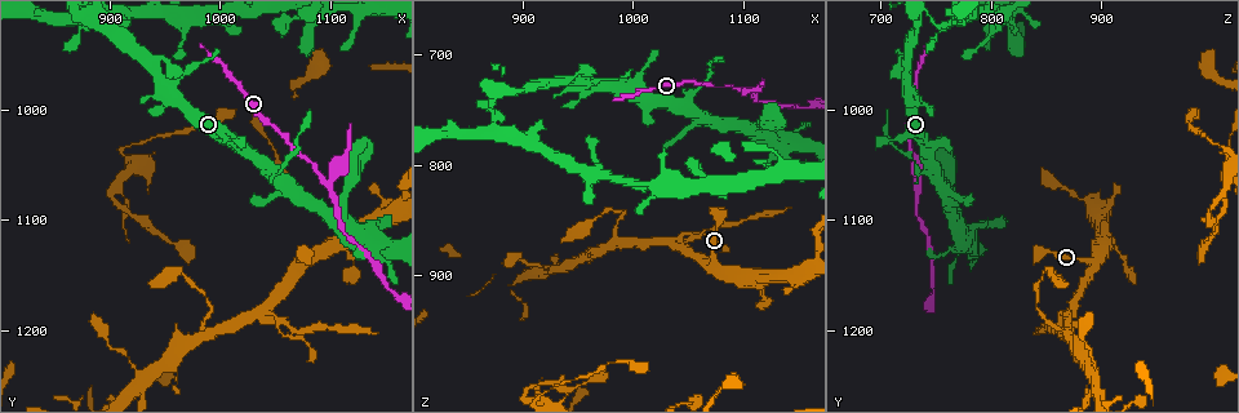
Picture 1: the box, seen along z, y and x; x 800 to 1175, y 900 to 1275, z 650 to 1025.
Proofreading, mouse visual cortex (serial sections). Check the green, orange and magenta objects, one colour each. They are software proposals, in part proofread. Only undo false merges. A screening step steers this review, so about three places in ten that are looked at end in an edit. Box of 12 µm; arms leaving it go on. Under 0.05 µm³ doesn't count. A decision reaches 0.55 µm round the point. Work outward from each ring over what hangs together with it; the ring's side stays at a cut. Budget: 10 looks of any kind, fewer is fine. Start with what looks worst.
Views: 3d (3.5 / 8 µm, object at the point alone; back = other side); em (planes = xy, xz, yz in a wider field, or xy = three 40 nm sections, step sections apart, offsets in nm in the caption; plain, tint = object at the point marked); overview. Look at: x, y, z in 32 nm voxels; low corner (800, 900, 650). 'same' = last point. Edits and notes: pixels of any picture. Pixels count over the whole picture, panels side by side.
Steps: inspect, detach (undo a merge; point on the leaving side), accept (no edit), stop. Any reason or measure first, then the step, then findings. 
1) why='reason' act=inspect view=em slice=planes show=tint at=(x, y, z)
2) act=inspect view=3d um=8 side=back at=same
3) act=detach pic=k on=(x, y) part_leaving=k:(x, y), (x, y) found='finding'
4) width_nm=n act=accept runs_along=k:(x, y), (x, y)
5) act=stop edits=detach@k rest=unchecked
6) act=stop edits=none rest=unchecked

why='narrows sharply' act=inspect view=3d um=3.5 at=(1064, 1196, 862)

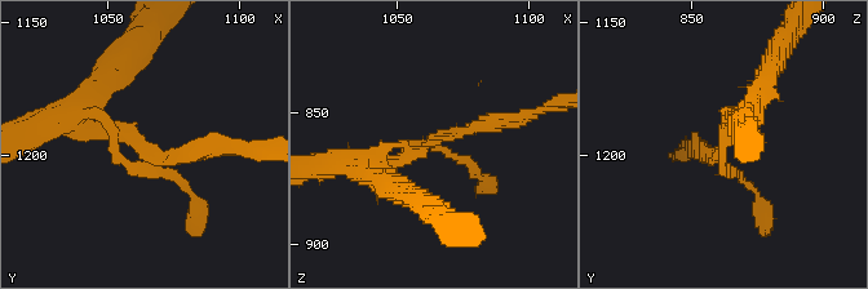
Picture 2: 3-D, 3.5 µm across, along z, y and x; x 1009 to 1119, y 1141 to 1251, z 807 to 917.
why='need the tissue' act=inspect view=em slice=xy step=2 show=tint at=(1064, 1199, 862)

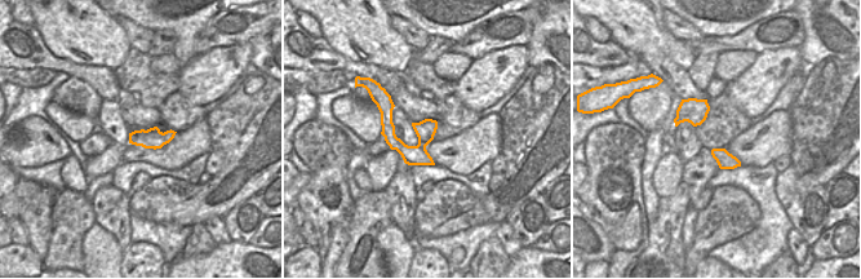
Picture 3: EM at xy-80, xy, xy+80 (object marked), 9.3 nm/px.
act=accept found='all the same cell'

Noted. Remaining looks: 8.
why='arms part here' act=inspect view=3d um=8 at=(1098, 1070, 730)

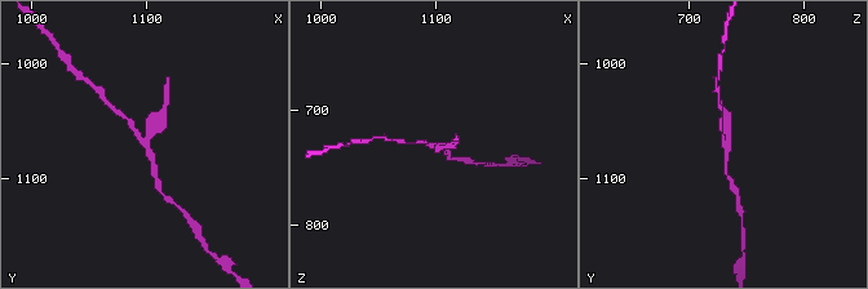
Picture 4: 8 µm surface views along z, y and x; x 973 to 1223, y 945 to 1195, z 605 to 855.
act=inspect view=3d um=3.5 side=back at=(1094, 1066, 732)

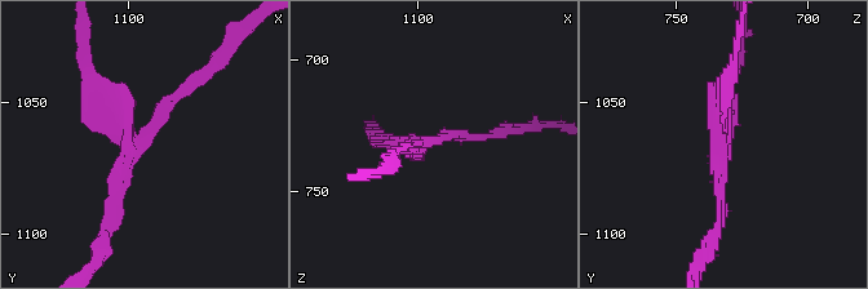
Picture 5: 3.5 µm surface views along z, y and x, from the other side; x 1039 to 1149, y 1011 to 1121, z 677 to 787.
arms=3 arm_widths_nm=150,150,200 act=inspect view=em slice=xy step=3 show=tint at=(1097, 1067, 731)

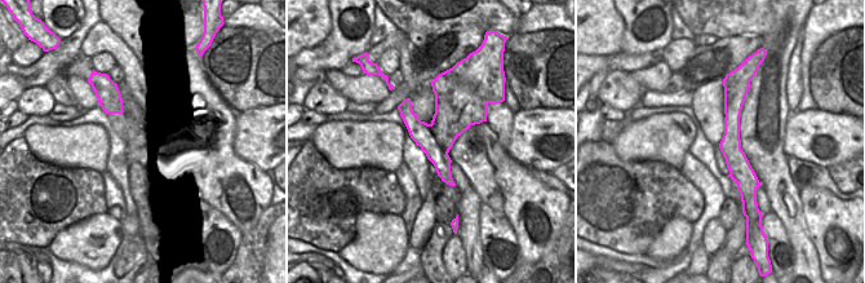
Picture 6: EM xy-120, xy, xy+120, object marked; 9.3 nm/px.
act=detach pic=5 on=(712, 90) part_leaving=5:(131, 139), (123, 99), (87, 72), (83, 36) found='a second cell is stuck on'

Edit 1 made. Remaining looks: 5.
act=inspect view=overview

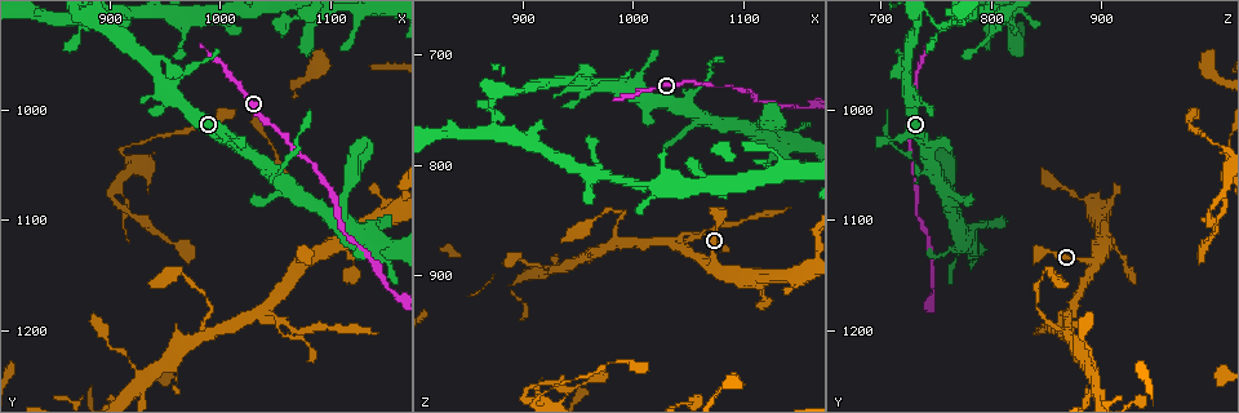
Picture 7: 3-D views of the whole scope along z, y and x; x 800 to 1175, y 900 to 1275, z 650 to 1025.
why='branch point' act=inspect view=3d um=8 side=back at=(986, 1204, 870)

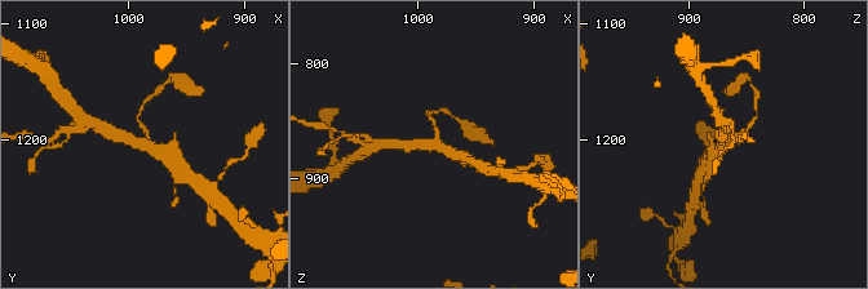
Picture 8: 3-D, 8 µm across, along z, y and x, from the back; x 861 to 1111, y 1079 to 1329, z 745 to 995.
why='zoom in' act=inspect view=3d um=3.5 at=(986, 1204, 872)

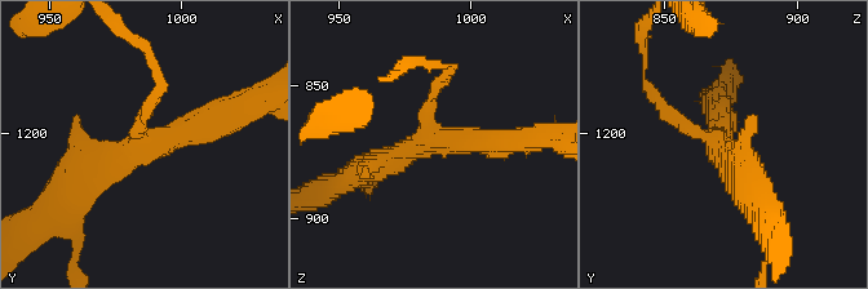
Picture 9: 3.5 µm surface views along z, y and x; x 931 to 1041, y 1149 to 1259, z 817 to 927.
arms=3 arm_widths_nm=150,350,350 why='now the EM' act=inspect view=em slice=xy step=3 show=tint at=(987, 1205, 870)

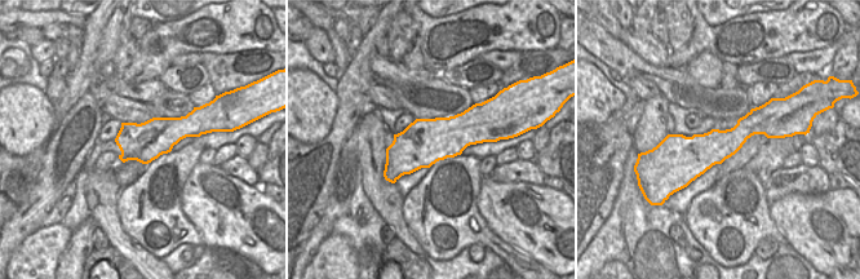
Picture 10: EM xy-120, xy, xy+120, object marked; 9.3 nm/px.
act=accept runs_along=10:(774, 131), (666, 151) found='one cell here'

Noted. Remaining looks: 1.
act=stop edits=detach@5 rest=unchecked

